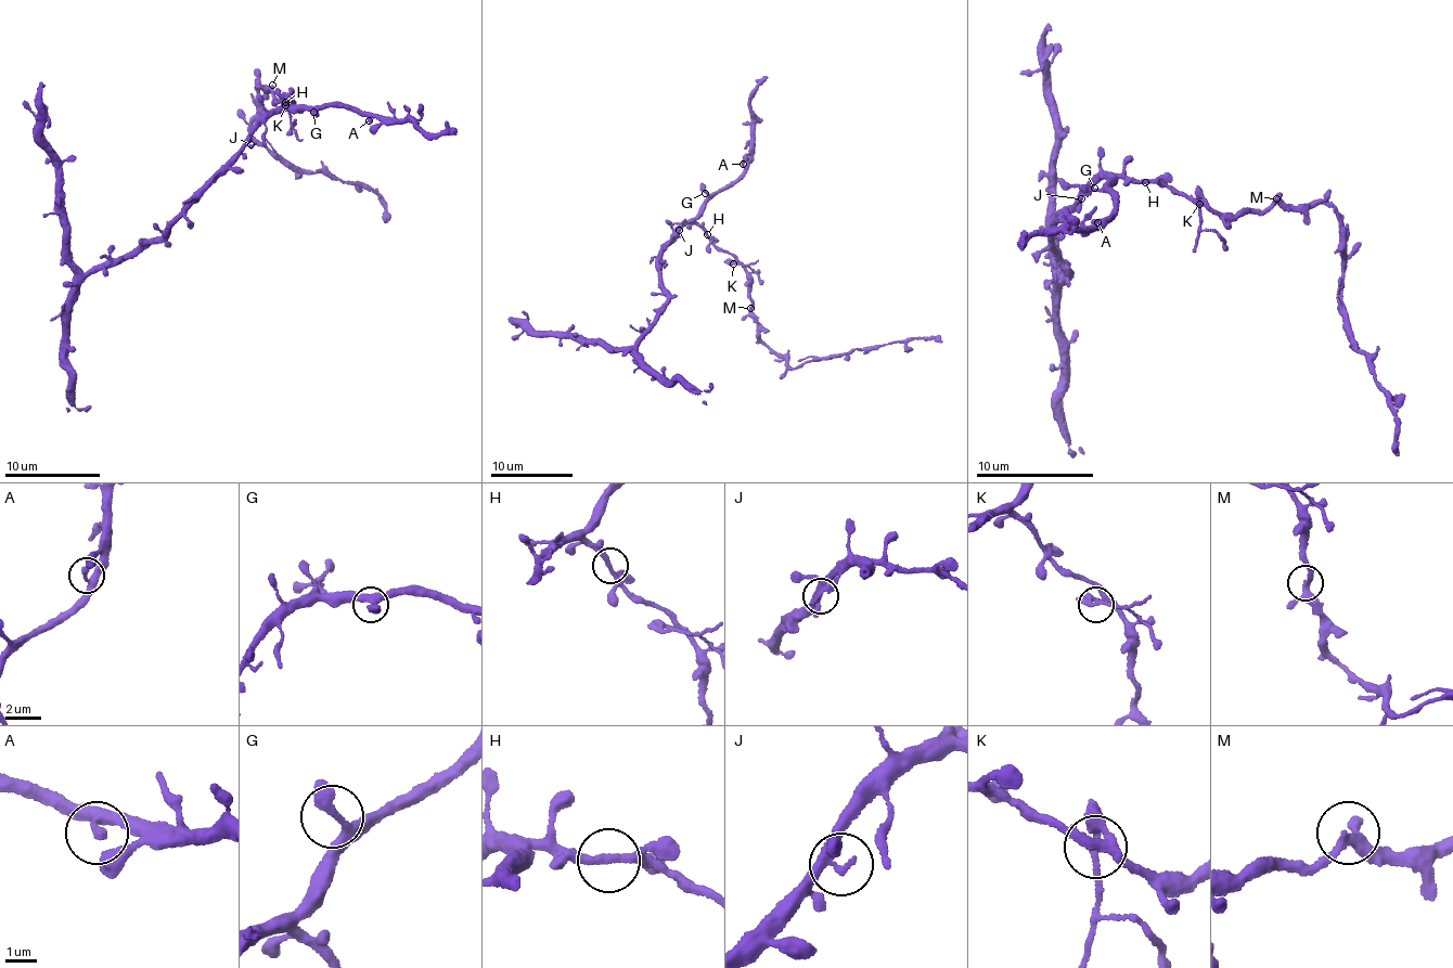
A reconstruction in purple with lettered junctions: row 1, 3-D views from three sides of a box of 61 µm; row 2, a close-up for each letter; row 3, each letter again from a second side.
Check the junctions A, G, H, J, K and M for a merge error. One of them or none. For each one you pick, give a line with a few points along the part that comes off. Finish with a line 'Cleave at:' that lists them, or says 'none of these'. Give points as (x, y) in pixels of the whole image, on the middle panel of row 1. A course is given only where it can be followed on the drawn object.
K: (733, 263), (744, 265), (755, 272), (761, 284)
Cleave at: K

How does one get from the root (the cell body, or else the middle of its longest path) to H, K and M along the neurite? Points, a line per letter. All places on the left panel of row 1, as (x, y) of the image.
H: (266, 119), (280, 112), (285, 102)
K: (266, 119), (280, 112), (283, 98), (286, 102), (292, 100), (285, 102), (285, 106)
M: (266, 119), (280, 112), (283, 98), (286, 102), (290, 99), (293, 105), (273, 100), (272, 85)

